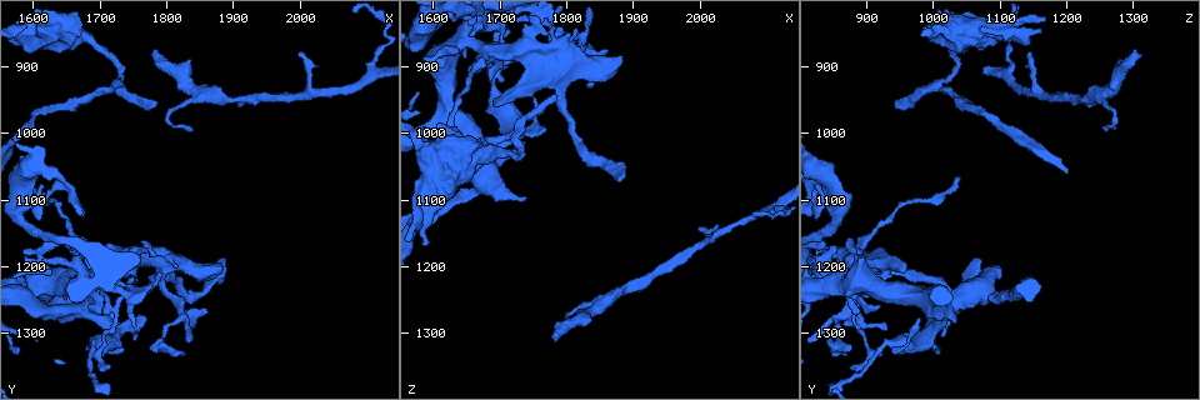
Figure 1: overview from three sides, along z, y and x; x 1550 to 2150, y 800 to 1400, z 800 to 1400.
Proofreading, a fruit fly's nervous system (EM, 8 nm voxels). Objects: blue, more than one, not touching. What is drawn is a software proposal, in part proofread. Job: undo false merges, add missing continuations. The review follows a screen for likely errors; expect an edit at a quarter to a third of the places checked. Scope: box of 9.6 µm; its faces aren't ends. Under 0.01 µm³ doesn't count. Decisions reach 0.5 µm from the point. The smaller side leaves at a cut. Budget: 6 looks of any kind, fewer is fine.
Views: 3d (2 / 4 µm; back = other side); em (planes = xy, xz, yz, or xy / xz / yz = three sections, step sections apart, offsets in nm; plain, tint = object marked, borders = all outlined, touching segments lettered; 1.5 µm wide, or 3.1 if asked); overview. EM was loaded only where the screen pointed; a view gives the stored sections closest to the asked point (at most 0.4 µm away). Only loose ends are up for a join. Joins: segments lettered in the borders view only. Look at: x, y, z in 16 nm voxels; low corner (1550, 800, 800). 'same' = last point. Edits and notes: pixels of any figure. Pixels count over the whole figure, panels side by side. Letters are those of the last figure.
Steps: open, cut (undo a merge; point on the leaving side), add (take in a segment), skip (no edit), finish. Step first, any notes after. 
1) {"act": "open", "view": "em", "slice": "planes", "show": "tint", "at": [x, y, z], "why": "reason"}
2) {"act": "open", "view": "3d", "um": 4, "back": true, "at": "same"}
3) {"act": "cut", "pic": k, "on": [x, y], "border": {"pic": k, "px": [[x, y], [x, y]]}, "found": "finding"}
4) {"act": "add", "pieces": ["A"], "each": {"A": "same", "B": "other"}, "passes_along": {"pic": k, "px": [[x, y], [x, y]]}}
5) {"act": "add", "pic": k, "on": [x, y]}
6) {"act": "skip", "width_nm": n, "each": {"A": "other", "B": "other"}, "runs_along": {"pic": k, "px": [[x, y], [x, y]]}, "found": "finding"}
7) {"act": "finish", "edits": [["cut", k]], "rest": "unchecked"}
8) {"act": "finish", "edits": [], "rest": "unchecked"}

{"act": "open", "view": "3d", "um": 4, "at": [2000, 880, 1145], "why": "branch stops here"}

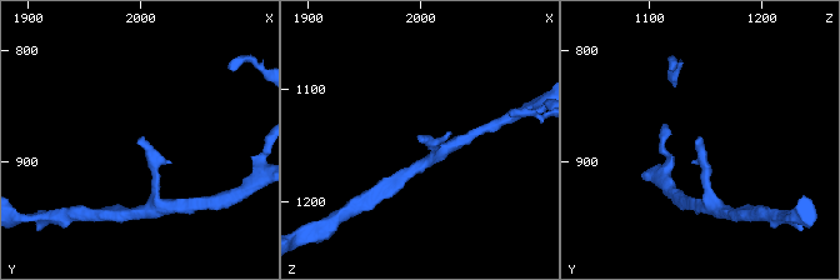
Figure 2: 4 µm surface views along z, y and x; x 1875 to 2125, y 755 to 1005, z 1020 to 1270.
{"act": "open", "view": "em", "slice": "planes", "show": "borders", "at": [2002, 878, 1148], "why": "now the EM"}

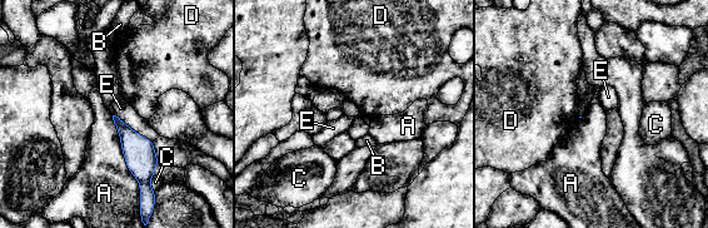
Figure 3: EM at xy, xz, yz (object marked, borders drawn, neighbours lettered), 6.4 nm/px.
{"act": "skip", "longest_contact_nm": ["A", 550], "each": {"A": "other", "B": "other", "C": "other", "D": "other", "E": "other"}, "border": {"pic": 3, "px": [[113, 114], [151, 142]]}, "found": "none of them fits"}

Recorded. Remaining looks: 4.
{"act": "open", "view": "3d", "um": 4, "at": [1780, 880, 1310], "why": "an open end"}

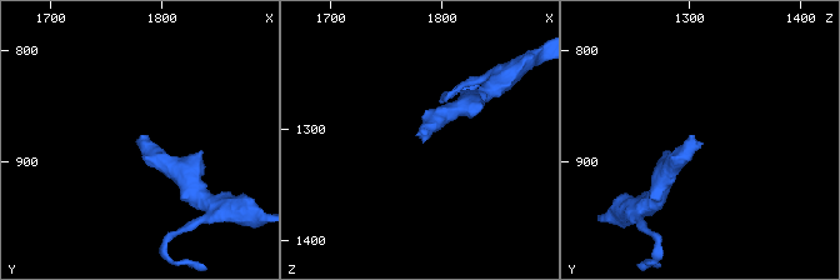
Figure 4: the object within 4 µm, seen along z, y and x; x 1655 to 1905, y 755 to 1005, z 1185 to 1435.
{"act": "open", "view": "em", "slice": "planes", "show": "plain", "at": [1784, 884, 1312], "why": "now the EM"}

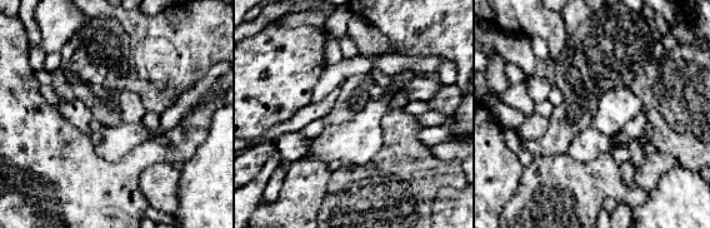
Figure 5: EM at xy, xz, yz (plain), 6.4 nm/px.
{"act": "open", "view": "em", "slice": "planes", "show": "borders", "at": "same", "why": "what lies round it"}

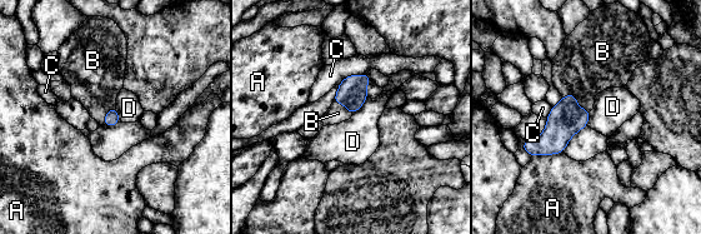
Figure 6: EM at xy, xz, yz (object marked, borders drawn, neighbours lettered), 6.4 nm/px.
{"act": "add", "pieces": ["B"], "each": {"A": "other", "B": "same", "C": "other", "D": "other"}, "passes_along": {"pic": 6, "px": [[566, 119], [575, 99], [587, 63]]}, "found": "the neuron continues"}

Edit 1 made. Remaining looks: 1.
{"act": "finish", "edits": [["add", 6]], "rest": "unchecked"}

